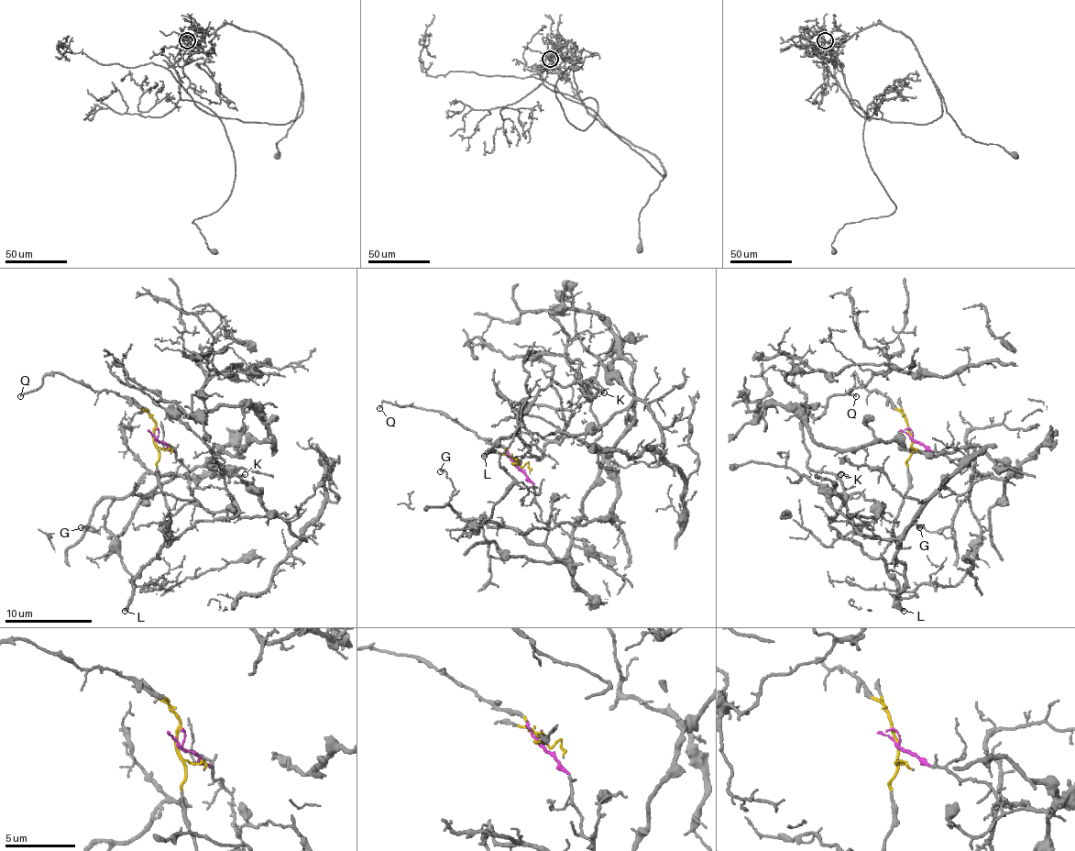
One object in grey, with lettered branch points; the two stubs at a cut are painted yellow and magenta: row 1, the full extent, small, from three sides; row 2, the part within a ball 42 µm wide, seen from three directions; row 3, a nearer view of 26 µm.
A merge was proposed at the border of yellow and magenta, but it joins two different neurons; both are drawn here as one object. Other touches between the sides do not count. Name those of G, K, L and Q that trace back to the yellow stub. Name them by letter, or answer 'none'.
K, L, Q

